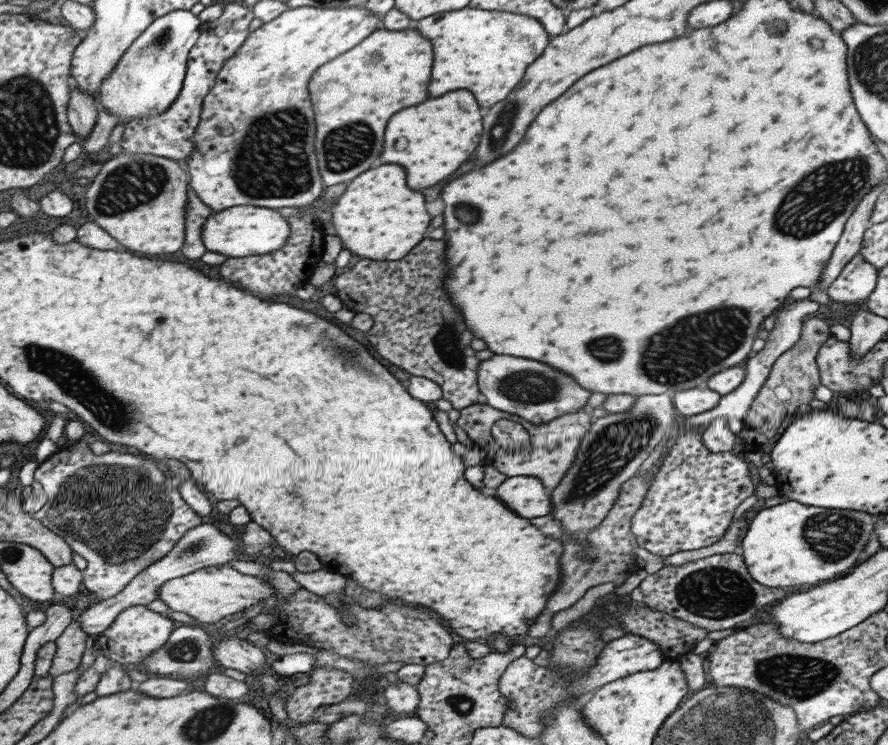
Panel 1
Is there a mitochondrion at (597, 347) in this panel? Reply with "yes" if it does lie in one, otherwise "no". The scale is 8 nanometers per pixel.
yes

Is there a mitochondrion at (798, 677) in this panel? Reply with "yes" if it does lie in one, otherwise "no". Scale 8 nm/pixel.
yes

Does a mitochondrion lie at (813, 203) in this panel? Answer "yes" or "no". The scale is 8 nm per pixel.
yes

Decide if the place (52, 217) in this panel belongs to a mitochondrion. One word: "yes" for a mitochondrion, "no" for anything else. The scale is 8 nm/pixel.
no

